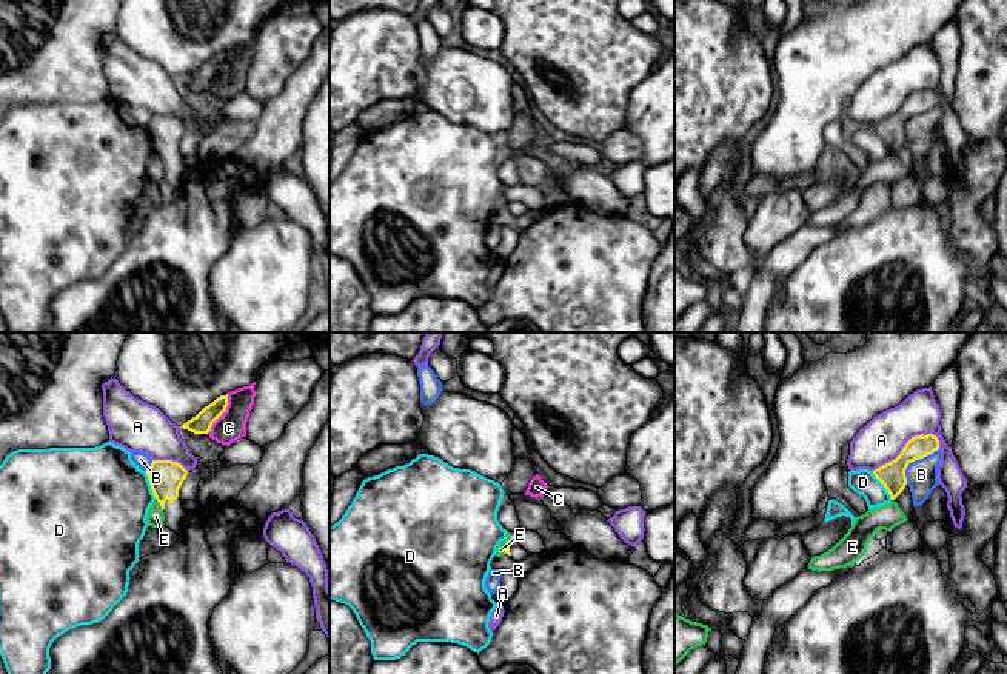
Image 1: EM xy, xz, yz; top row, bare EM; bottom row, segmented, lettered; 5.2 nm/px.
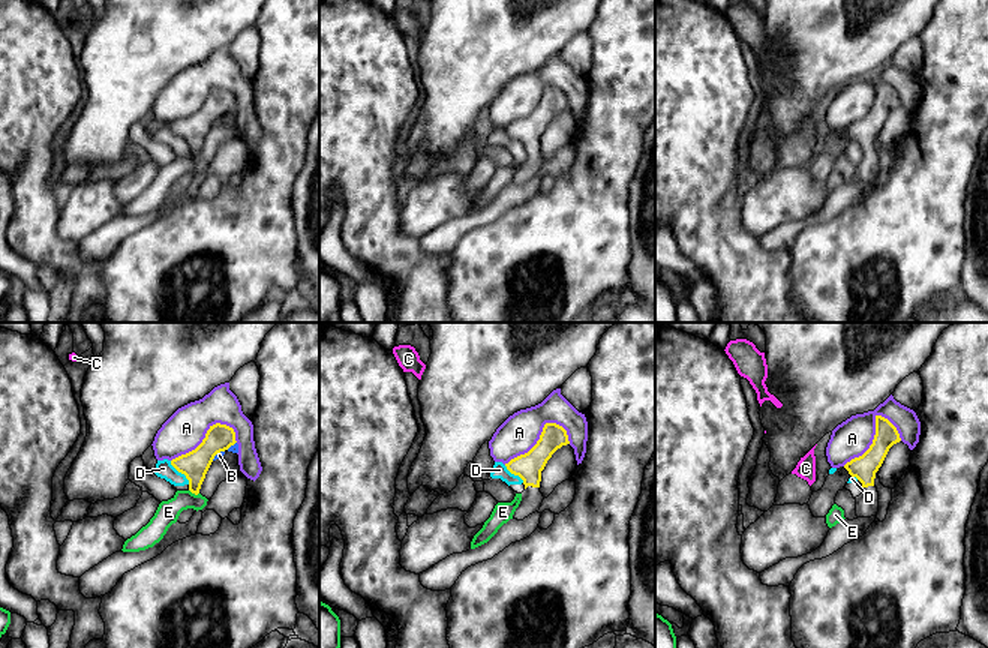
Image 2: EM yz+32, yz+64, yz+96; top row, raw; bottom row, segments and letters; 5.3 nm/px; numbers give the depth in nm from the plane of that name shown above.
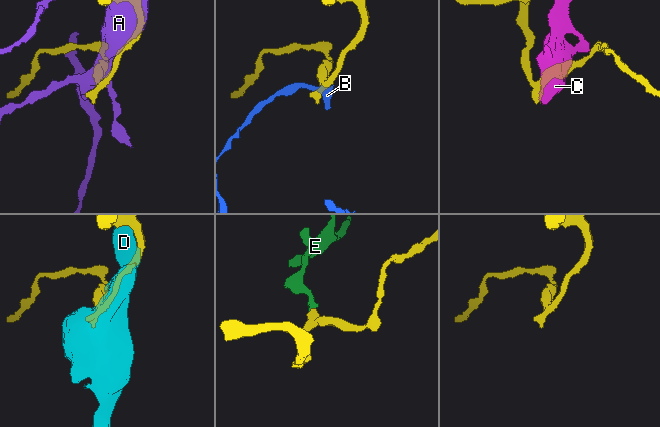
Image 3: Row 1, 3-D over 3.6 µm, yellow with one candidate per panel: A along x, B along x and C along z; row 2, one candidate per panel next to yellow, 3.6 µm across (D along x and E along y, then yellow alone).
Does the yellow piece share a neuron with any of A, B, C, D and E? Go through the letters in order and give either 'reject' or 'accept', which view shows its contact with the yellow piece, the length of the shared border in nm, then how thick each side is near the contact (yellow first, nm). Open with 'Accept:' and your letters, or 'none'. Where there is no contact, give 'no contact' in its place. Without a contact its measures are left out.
Accept: none
A: reject | yz | 380 nm | 140/240 nm
B: reject | yz | 260 nm | 140/160 nm
C: reject | xy | 240 nm | 100/150 nm
D: reject | xy | 160 nm | 180/460 nm
E: reject | xy | 60 nm | 180/90 nm

